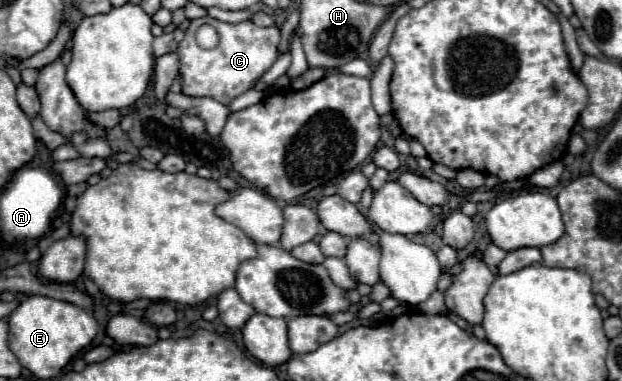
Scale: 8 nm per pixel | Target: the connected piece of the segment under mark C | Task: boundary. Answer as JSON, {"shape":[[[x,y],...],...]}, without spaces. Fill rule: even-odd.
{"shape":[[[210,16],[192,20],[184,40],[178,46],[180,58],[180,76],[182,76],[182,92],[188,96],[210,96],[222,104],[230,104],[236,96],[254,88],[260,76],[278,60],[280,52],[280,28],[276,24],[268,28],[260,28],[254,22],[246,20],[240,24],[228,24],[214,20]],[[202,24],[210,24],[216,28],[220,42],[216,48],[200,48],[196,42],[196,30]]]}

